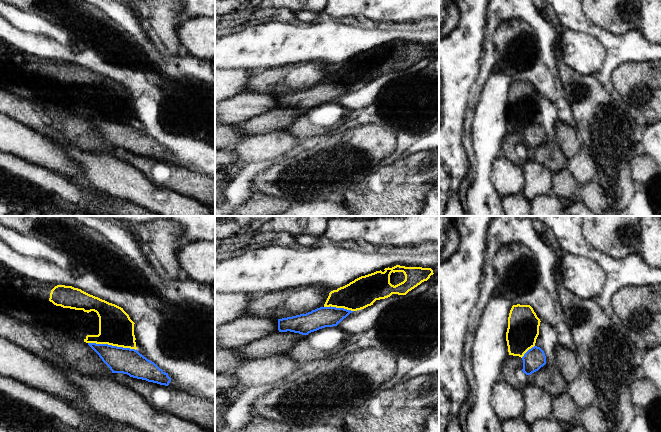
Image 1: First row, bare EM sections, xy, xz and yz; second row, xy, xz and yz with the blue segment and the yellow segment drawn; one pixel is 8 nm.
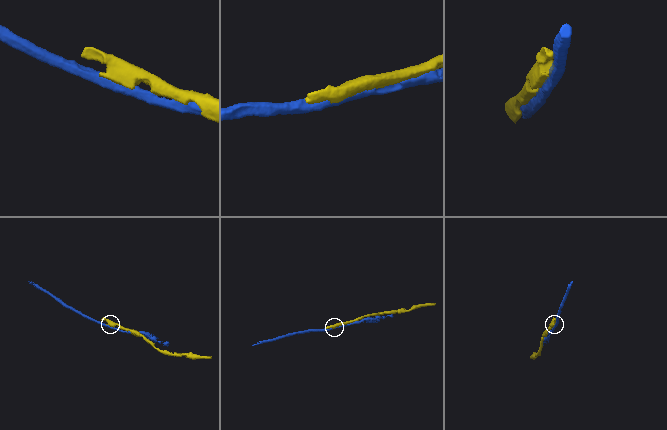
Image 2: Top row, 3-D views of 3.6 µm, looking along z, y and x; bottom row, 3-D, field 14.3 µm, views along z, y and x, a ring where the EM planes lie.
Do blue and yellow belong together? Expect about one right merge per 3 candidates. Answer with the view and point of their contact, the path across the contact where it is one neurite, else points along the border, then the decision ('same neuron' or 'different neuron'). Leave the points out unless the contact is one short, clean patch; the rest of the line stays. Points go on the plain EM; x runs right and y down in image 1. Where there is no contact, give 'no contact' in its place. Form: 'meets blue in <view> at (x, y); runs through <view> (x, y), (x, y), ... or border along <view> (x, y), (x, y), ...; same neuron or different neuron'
meets blue in xy at (111, 121); different neuron

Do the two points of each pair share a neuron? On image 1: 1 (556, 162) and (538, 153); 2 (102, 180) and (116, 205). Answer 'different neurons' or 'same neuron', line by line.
1: same neuron
2: different neurons

